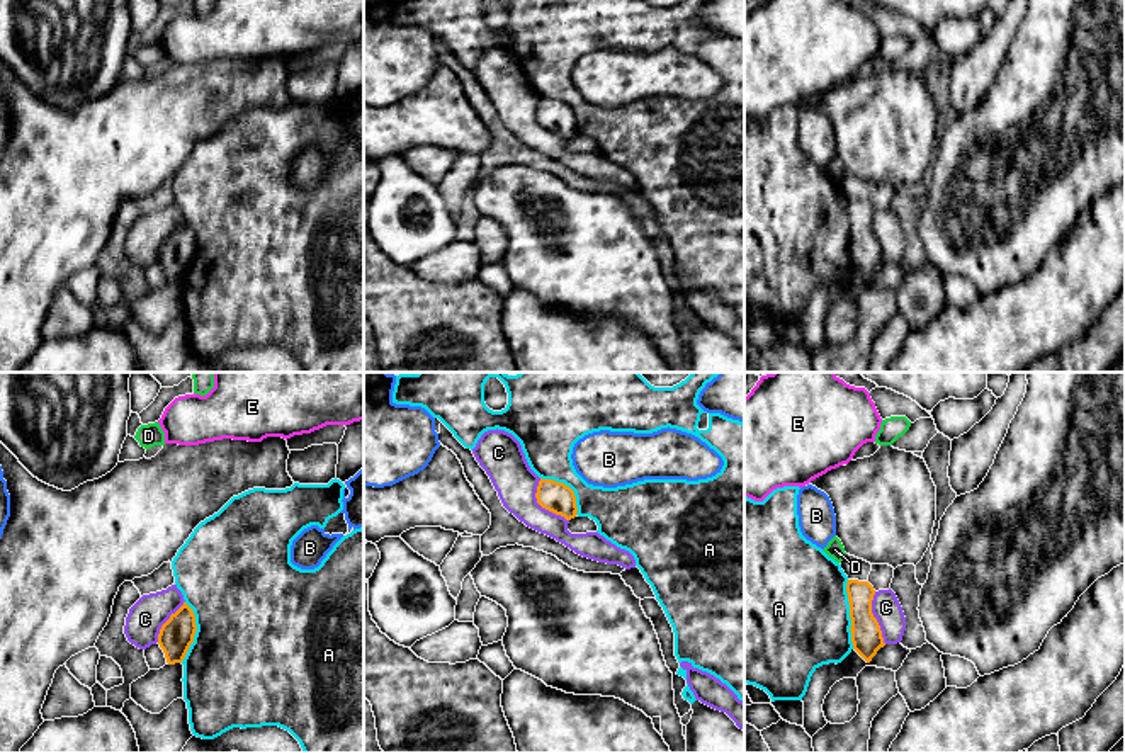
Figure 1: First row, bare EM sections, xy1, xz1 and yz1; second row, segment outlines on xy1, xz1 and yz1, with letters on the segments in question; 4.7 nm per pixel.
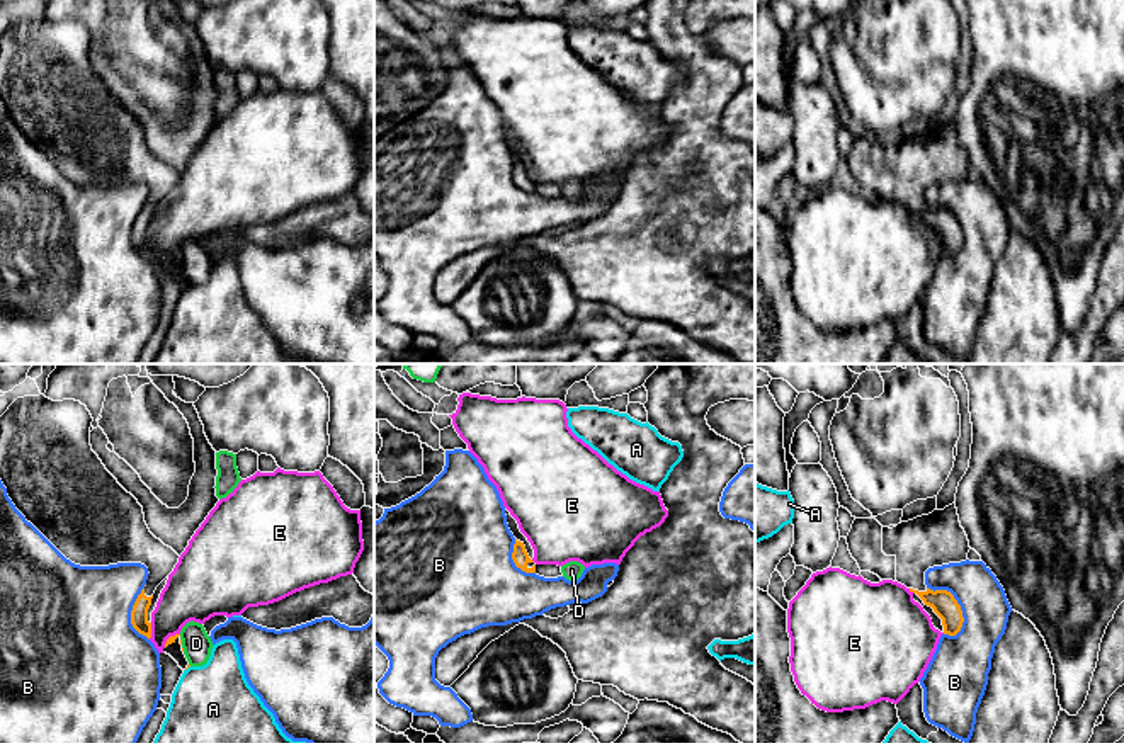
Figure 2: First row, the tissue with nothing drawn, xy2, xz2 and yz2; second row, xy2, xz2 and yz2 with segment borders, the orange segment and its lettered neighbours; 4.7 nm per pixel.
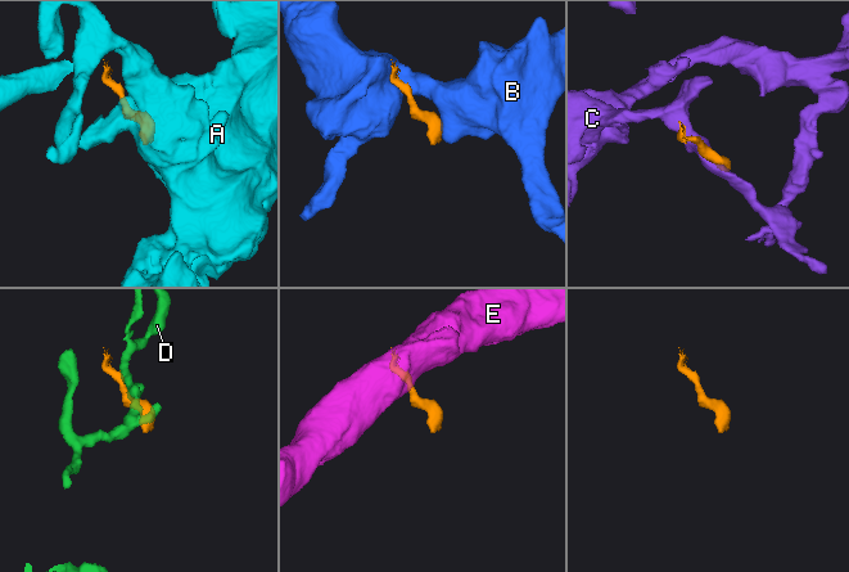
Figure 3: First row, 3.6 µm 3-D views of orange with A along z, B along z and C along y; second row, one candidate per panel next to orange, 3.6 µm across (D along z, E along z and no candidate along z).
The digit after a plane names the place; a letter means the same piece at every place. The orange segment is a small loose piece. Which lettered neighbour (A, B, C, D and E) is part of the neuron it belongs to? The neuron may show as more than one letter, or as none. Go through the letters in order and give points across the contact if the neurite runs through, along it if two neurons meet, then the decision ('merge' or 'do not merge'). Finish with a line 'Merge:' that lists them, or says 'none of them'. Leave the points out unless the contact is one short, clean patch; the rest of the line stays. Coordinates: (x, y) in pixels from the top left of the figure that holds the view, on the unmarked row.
A: do not merge
B: do not merge
C: do not merge
D: border along xy2 (181, 257), (182, 262); do not merge
E: border along xy2 (152, 242), (152, 254), (148, 257); do not merge
Merge: none of them

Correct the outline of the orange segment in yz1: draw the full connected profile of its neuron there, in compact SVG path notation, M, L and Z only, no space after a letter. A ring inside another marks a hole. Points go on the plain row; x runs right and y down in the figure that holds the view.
M848 199L846 212L853 269L870 282L877 270L885 265L880 245L872 233L875 209L868 201Z

